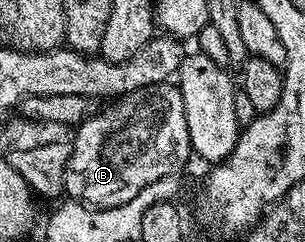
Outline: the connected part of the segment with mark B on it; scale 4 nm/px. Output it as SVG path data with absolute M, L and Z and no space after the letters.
M175 82L156 83L133 95L123 96L109 107L112 107L109 111L101 110L95 117L75 128L70 161L64 174L67 198L97 209L126 205L126 201L130 201L130 197L138 197L146 185L154 185L154 181L162 177L177 174L181 170L179 167L194 155L187 131L182 93Z

